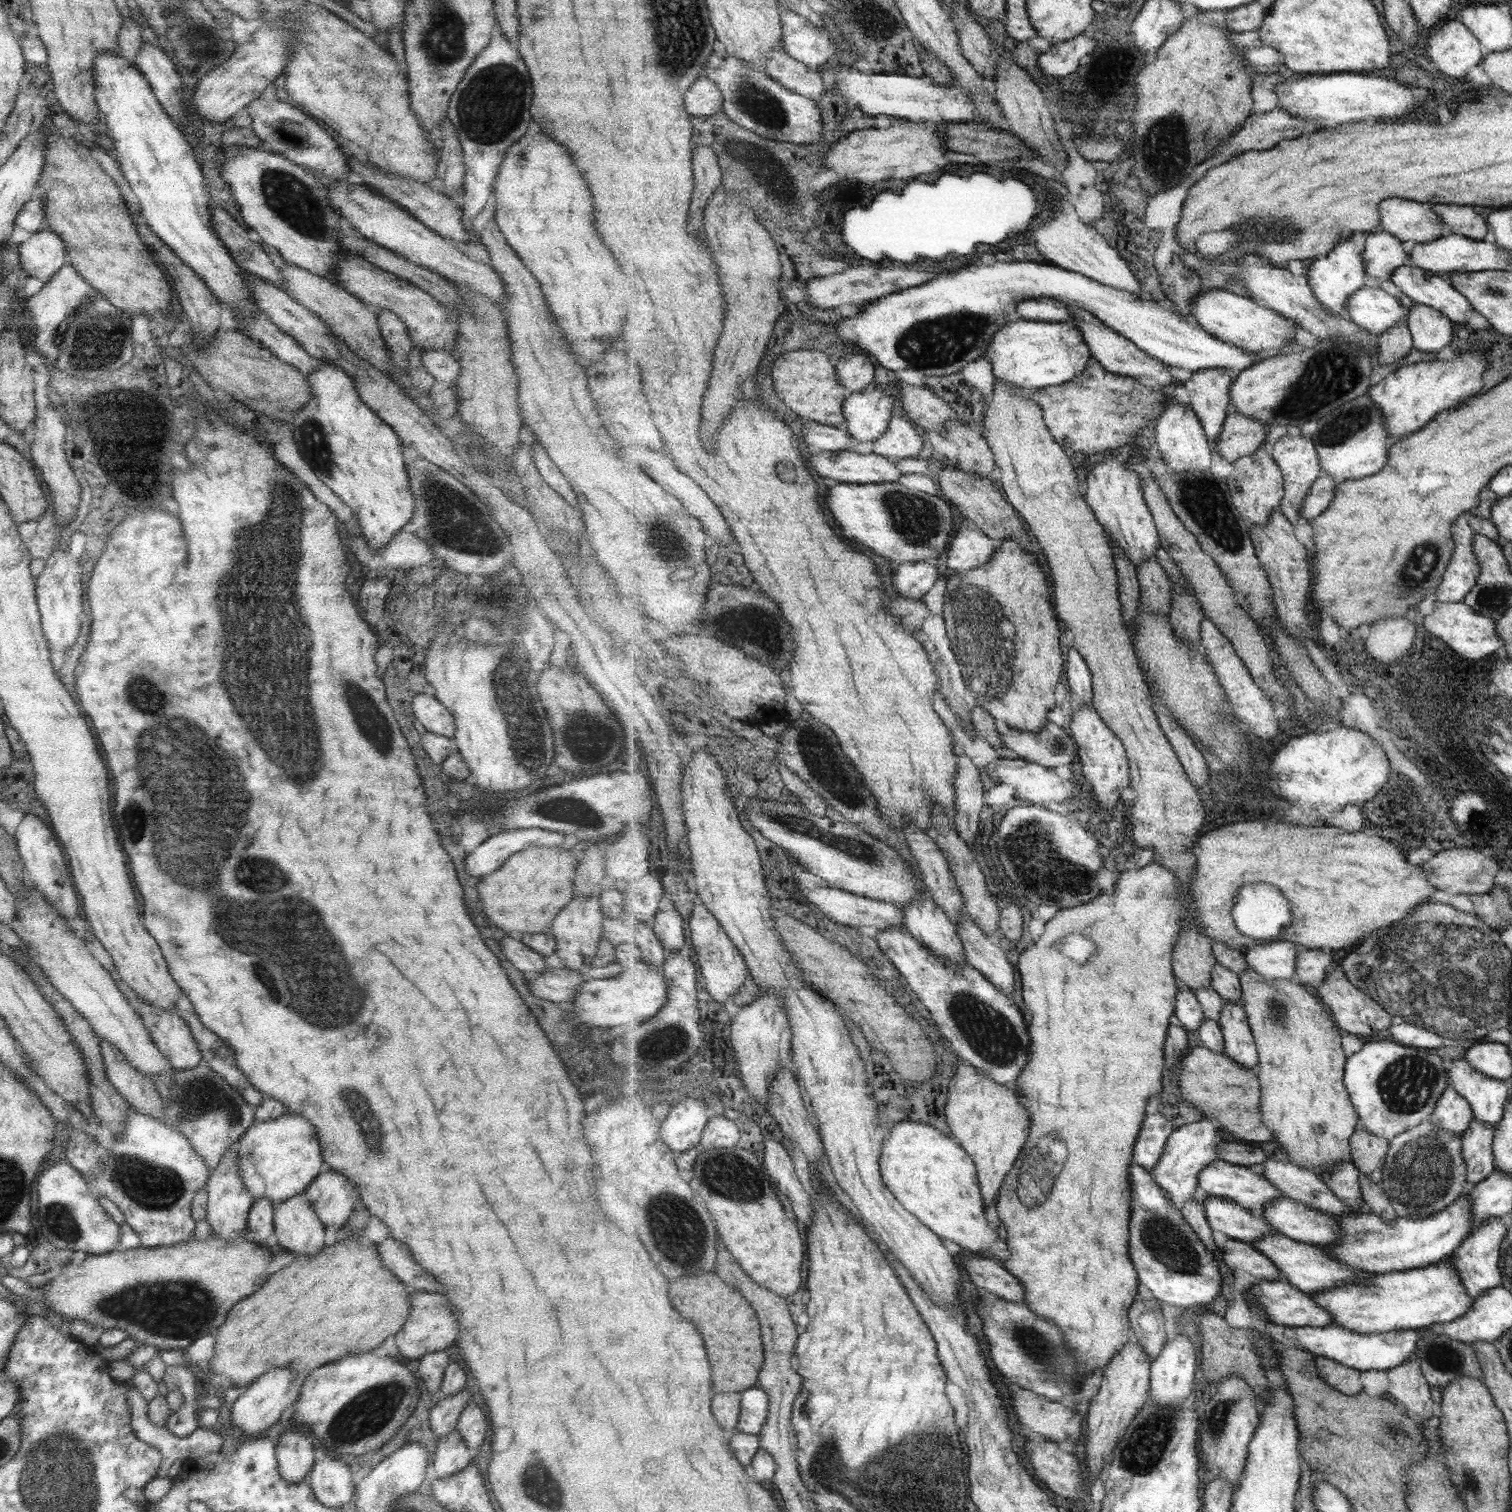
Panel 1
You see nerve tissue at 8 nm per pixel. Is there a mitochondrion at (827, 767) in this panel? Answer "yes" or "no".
yes

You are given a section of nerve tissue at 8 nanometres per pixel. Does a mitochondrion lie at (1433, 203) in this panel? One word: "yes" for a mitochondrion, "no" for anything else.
no

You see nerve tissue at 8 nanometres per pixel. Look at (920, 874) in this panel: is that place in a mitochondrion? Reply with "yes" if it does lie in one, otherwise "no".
no

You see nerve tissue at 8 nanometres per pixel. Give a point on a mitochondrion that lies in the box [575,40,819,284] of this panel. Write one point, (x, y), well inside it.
(757, 102)

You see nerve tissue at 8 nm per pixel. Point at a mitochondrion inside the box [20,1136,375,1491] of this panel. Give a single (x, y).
(179, 1309)

